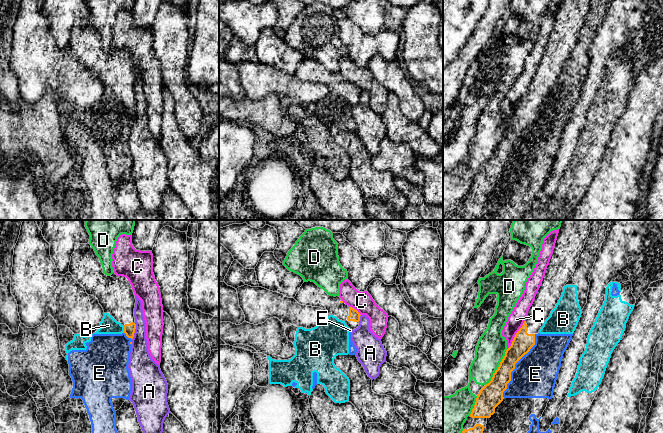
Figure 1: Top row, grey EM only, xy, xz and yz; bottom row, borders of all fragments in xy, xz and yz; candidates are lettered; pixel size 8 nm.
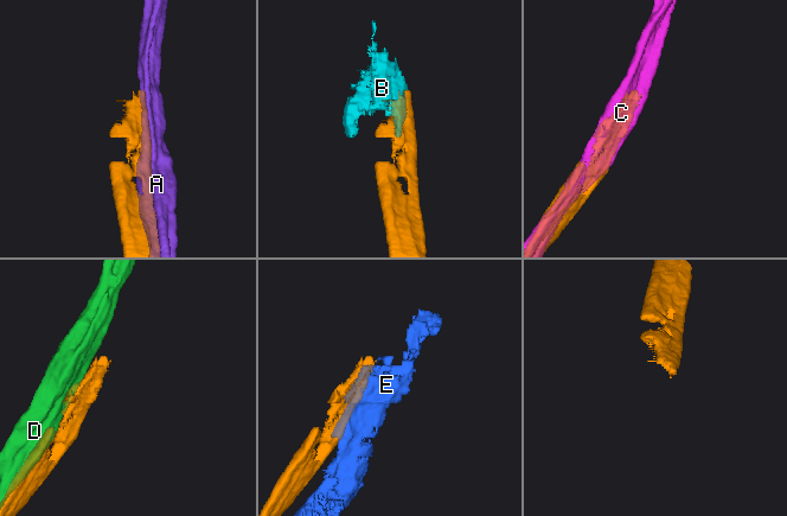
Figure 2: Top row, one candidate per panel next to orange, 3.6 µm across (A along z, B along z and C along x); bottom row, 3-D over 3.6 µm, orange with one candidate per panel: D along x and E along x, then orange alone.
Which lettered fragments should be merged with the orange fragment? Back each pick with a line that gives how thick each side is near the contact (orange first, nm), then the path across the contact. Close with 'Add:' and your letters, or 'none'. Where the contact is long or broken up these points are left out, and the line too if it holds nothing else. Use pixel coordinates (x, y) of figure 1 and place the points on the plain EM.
Add: none

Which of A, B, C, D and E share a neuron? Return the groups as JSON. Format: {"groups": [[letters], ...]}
{"groups": [["A"], ["B", "E"], ["C"], ["D"]]}

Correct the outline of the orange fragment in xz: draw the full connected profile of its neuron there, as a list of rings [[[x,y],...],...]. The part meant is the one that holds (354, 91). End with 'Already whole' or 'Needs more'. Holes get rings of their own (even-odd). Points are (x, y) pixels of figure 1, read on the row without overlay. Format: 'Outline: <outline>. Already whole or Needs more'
Outline: [[[304,58],[294,75],[301,81],[326,85],[329,91],[336,92],[354,106],[358,104],[360,89],[346,81],[339,72],[330,72],[314,58]]]. Needs more

